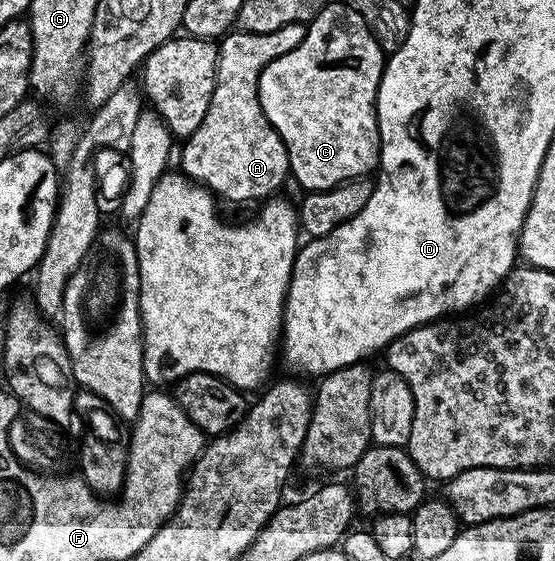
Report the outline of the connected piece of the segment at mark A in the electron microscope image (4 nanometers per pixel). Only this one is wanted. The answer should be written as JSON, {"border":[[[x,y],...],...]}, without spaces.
{"border":[[[292,24],[271,30],[271,34],[251,34],[233,30],[217,49],[217,81],[199,130],[184,141],[180,171],[205,185],[225,200],[264,201],[272,197],[290,179],[287,146],[265,116],[257,97],[259,78],[275,58],[295,50],[303,42],[306,25]]]}

